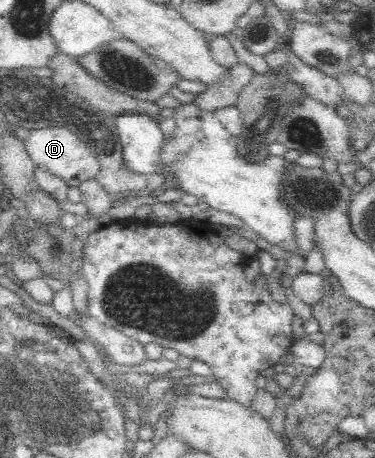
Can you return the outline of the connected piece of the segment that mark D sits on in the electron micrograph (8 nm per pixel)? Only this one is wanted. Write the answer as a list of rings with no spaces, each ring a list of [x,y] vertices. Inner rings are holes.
[[[40,127],[30,130],[24,138],[27,153],[34,163],[59,179],[62,179],[69,187],[77,187],[79,183],[96,177],[98,163],[95,156],[90,152],[87,142],[80,140],[77,132],[68,129],[53,127]]]

